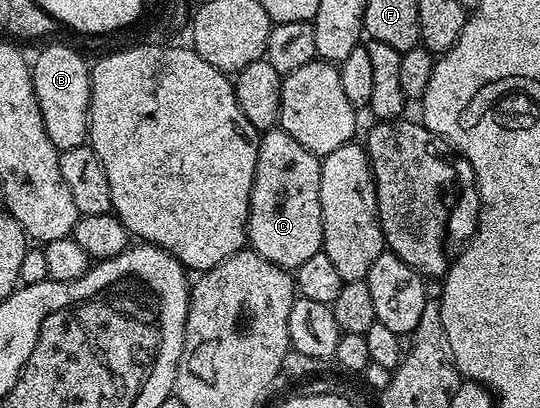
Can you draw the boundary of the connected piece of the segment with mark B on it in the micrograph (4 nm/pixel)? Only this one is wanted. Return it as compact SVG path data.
M50 45L32 61L34 94L44 115L48 139L58 150L87 144L90 127L90 74L91 66L70 45Z

